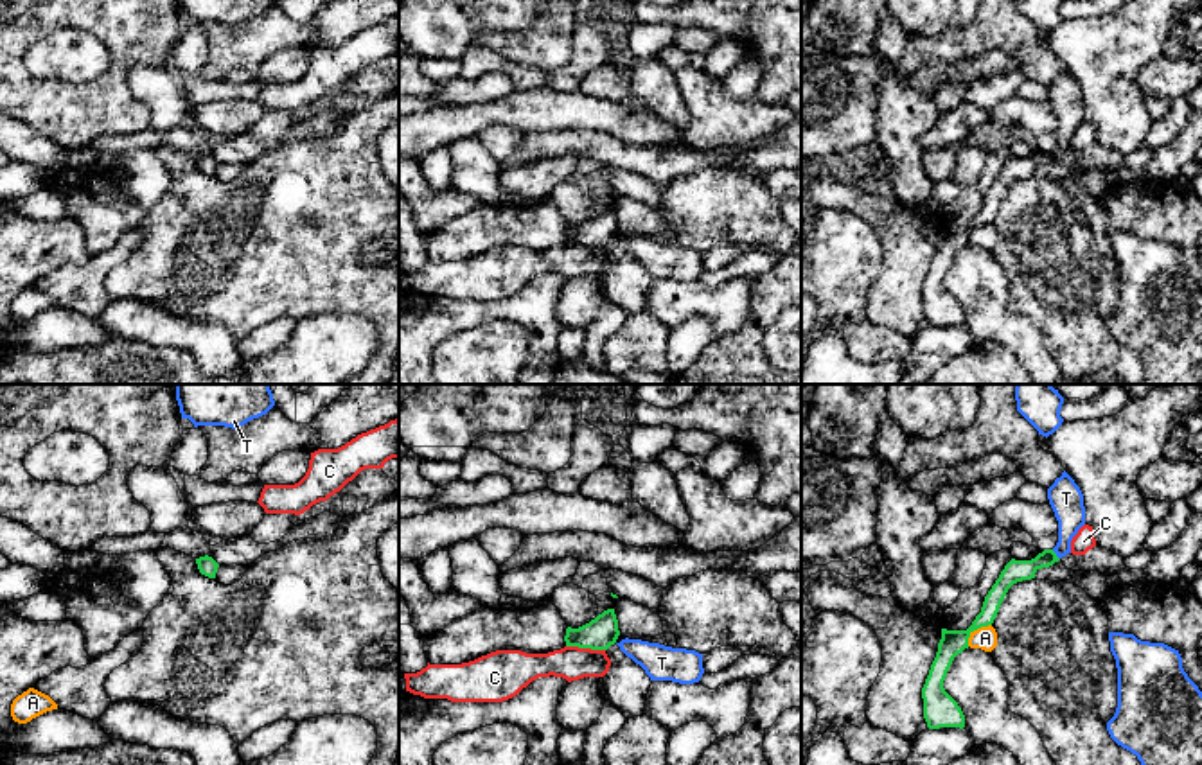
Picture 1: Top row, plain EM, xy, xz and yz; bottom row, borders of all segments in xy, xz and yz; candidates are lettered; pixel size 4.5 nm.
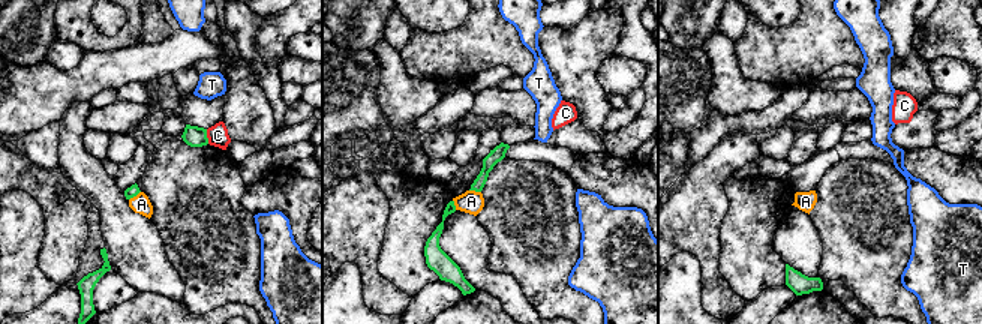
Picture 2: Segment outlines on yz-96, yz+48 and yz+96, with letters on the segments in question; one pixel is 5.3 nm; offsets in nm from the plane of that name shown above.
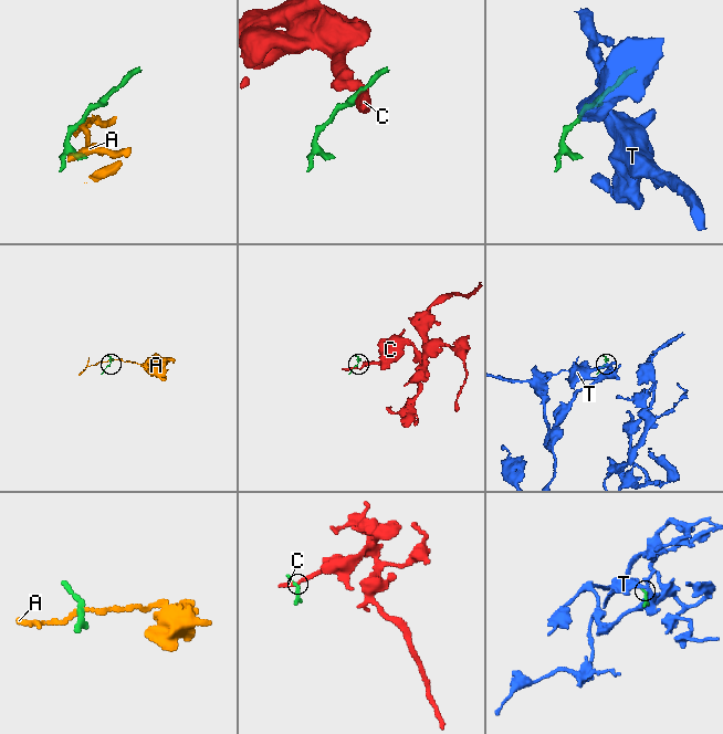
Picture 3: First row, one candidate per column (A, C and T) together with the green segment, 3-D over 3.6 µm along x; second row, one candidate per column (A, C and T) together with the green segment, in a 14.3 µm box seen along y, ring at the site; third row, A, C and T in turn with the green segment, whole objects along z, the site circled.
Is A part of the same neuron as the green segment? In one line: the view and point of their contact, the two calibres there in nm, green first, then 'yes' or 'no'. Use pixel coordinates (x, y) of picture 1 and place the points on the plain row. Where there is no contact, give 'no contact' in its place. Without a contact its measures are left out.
contact yz (974, 227); calibres 110 and 110 nm; no

